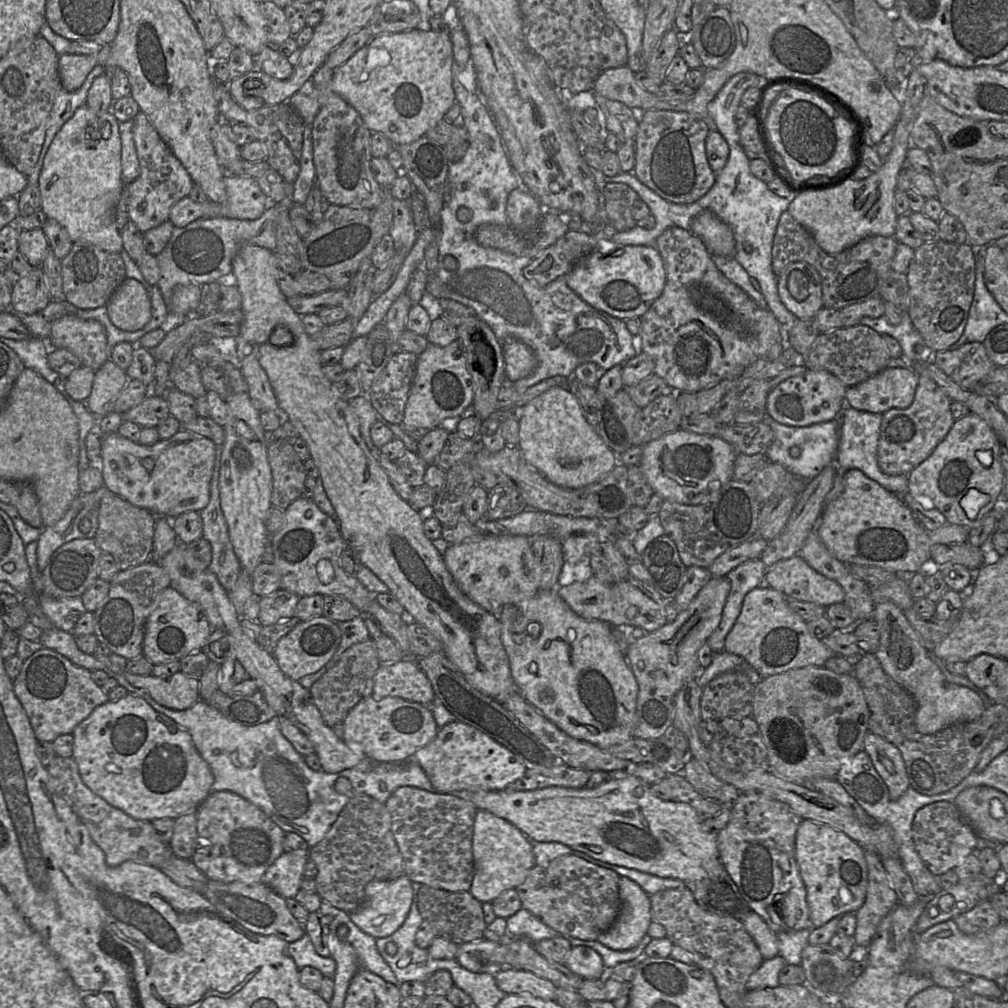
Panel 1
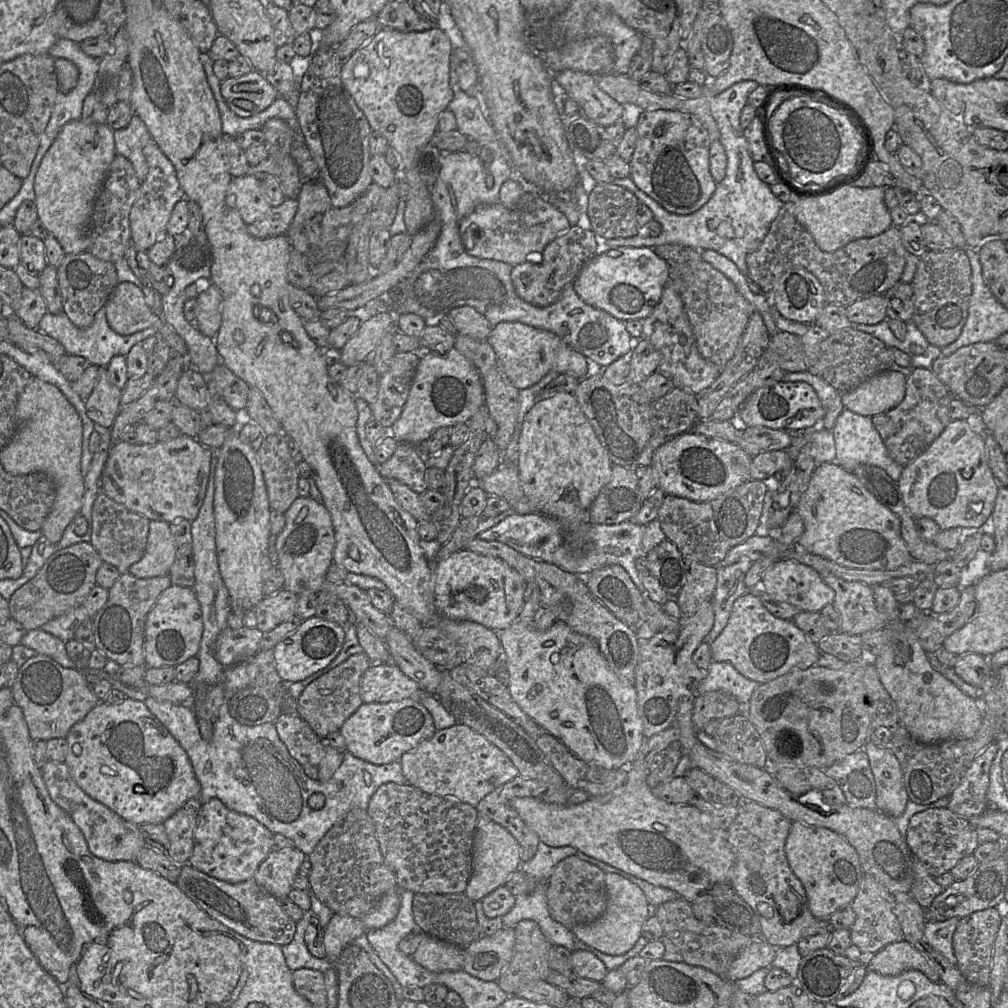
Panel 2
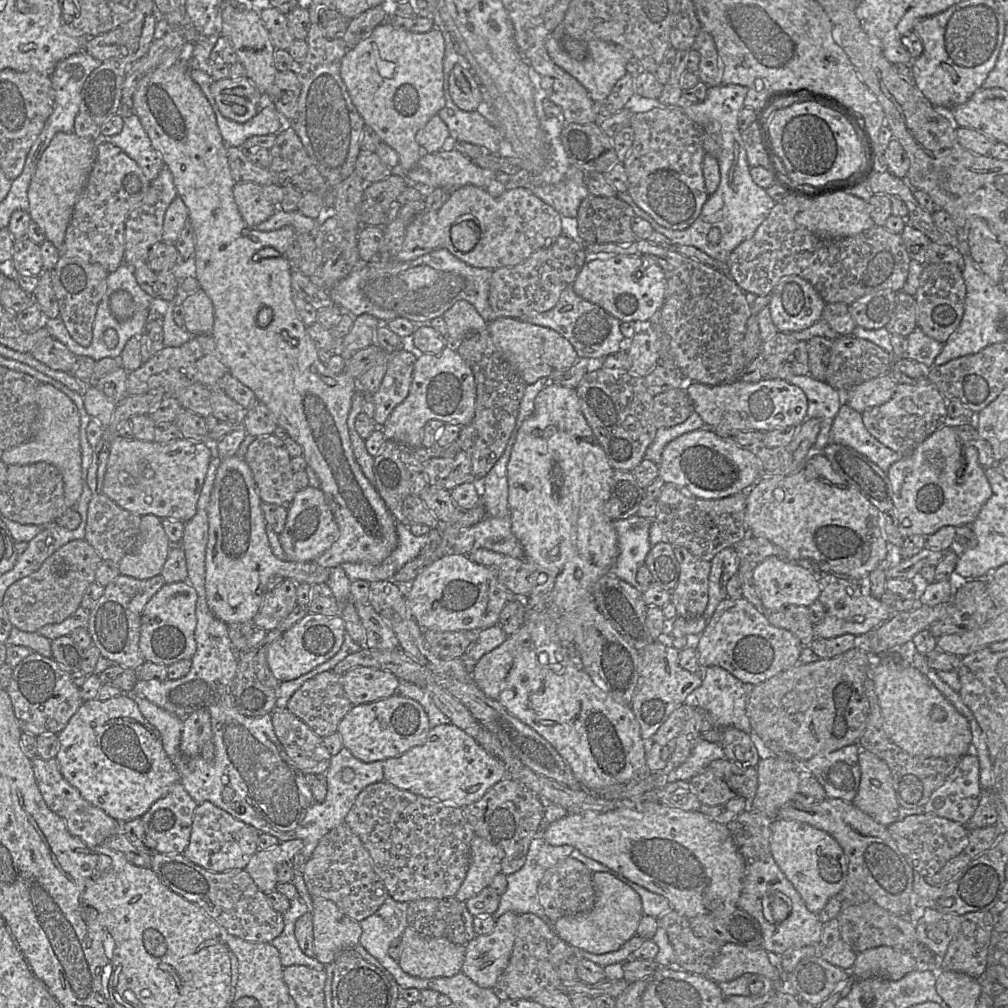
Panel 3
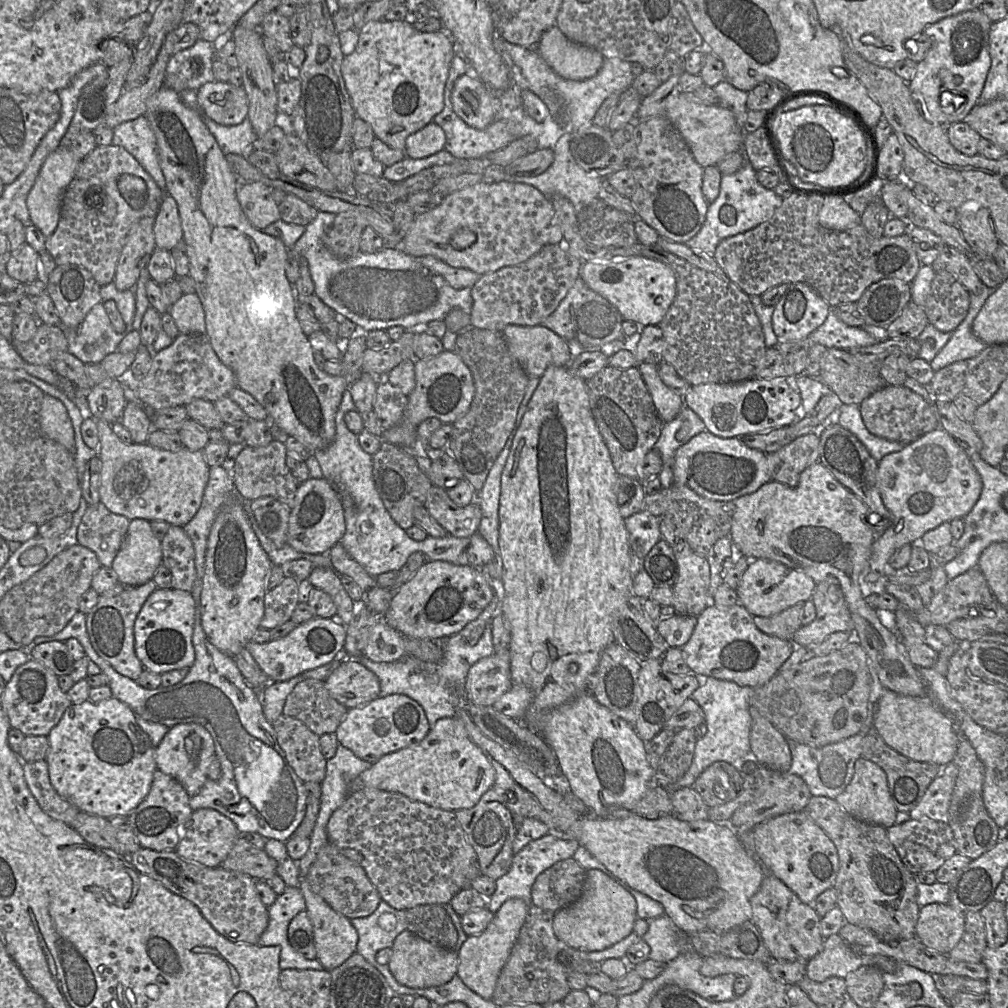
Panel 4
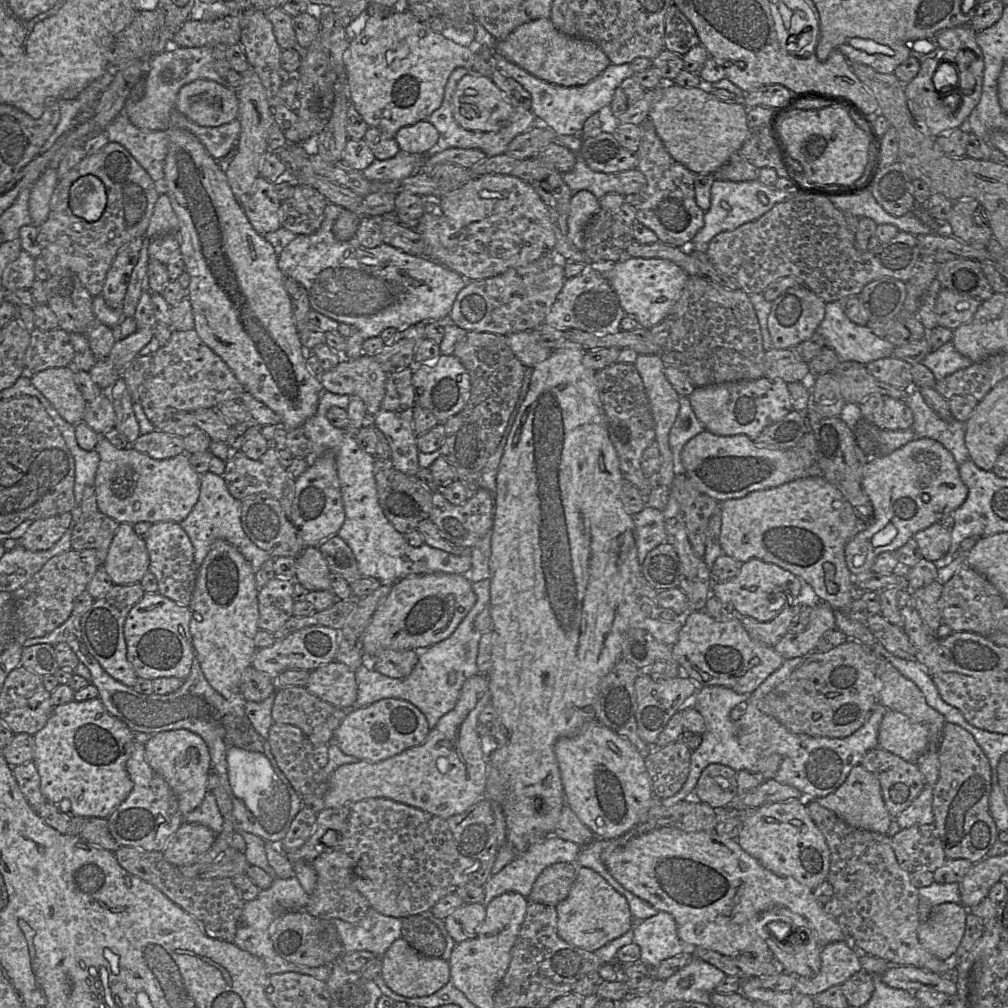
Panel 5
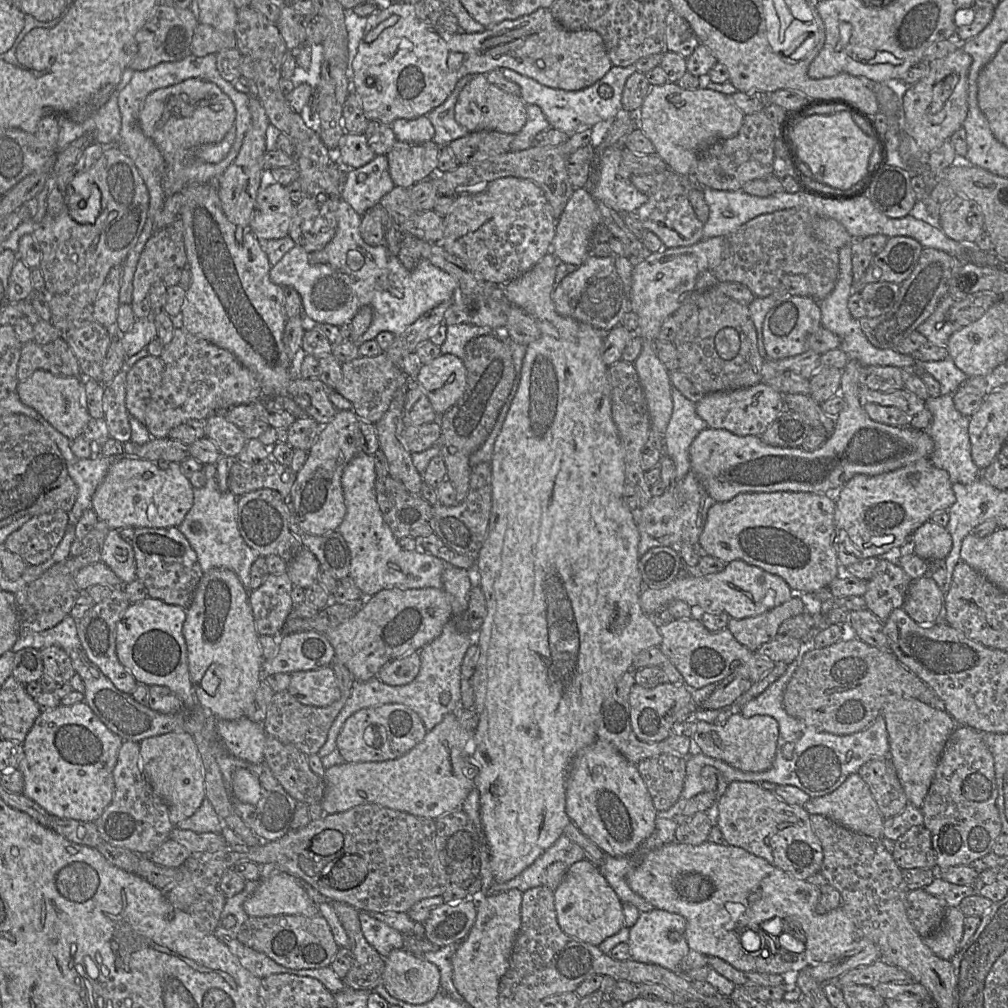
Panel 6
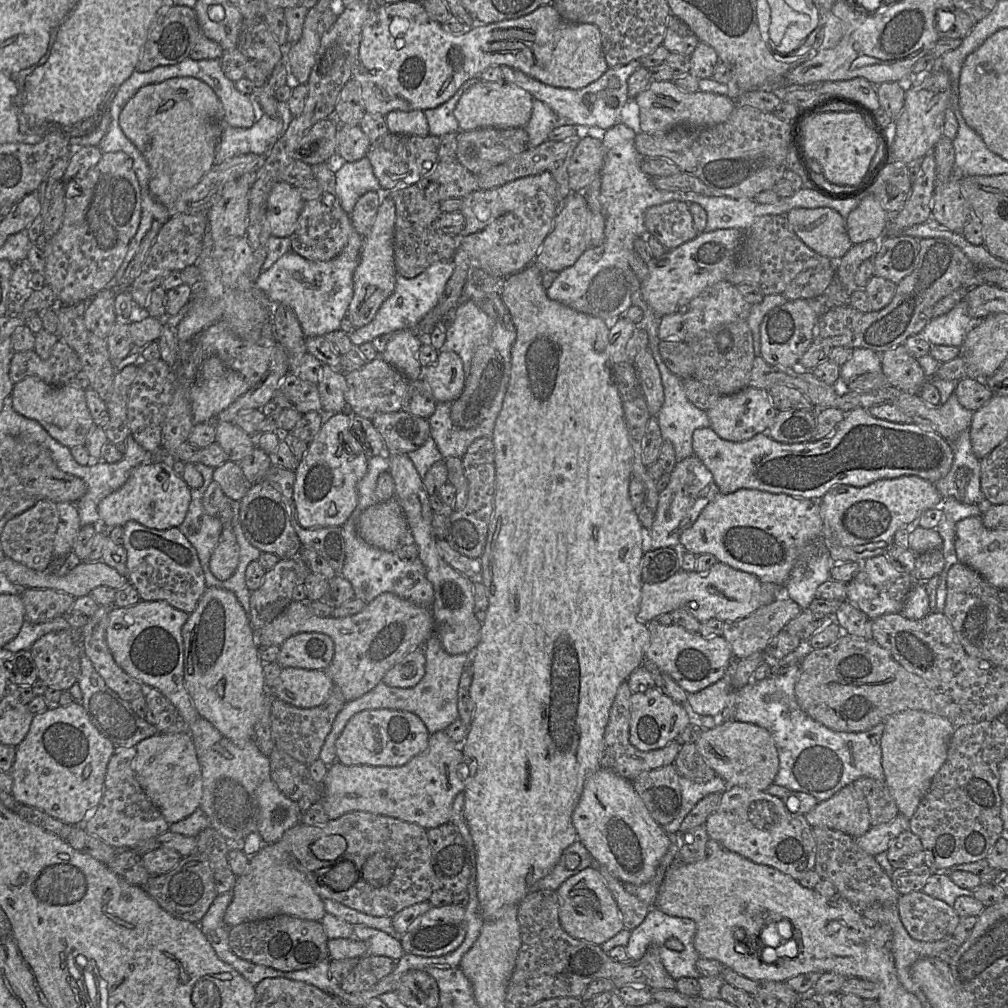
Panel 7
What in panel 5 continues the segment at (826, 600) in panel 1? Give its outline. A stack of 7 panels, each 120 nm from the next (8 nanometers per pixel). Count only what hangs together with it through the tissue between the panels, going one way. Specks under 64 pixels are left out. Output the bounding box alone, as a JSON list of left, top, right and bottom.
[711,558,804,621]

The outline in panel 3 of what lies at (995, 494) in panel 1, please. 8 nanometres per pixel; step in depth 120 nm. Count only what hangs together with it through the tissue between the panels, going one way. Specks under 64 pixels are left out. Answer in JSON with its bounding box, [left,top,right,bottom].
[887,425,992,538]

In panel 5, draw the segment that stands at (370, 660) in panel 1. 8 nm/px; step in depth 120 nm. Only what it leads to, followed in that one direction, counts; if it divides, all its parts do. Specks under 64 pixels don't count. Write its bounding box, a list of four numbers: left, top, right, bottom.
[272,687,348,747]

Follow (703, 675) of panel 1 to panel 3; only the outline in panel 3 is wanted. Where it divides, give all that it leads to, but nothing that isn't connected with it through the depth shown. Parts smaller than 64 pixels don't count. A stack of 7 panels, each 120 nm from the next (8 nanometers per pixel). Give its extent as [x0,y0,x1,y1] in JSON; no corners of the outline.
[683,666,755,734]

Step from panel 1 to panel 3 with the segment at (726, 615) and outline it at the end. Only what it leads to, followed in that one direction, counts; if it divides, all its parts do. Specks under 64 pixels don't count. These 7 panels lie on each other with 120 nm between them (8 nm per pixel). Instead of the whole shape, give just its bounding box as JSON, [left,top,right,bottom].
[703,547,741,620]

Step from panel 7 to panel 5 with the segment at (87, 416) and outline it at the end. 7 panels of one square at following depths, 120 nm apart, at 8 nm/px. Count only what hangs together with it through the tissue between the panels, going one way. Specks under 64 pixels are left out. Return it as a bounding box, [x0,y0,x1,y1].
[31,367,87,424]

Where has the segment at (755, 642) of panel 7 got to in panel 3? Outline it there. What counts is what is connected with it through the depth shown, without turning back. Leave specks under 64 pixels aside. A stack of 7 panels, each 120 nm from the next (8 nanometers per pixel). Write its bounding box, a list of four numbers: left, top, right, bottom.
[767,606,815,646]

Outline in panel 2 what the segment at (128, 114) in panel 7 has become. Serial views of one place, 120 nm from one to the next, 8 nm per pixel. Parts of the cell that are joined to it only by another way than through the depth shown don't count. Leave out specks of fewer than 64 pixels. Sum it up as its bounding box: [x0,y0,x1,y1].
[220,69,279,117]

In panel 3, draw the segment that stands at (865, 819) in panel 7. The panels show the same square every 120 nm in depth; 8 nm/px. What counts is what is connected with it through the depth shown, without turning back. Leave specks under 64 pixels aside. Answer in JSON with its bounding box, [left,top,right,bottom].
[853,750,898,826]

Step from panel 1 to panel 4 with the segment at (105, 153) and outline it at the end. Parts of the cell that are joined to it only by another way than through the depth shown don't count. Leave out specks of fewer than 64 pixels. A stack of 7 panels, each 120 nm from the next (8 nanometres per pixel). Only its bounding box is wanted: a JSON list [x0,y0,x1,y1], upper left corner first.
[26,147,80,237]

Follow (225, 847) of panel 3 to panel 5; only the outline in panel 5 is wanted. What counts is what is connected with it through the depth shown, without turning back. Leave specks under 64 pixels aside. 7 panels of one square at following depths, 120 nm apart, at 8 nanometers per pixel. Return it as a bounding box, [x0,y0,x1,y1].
[164,822,217,867]

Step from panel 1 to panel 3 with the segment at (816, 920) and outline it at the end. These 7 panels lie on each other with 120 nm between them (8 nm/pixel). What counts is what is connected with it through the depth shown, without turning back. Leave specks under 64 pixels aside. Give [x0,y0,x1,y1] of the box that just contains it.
[770,818,848,913]

